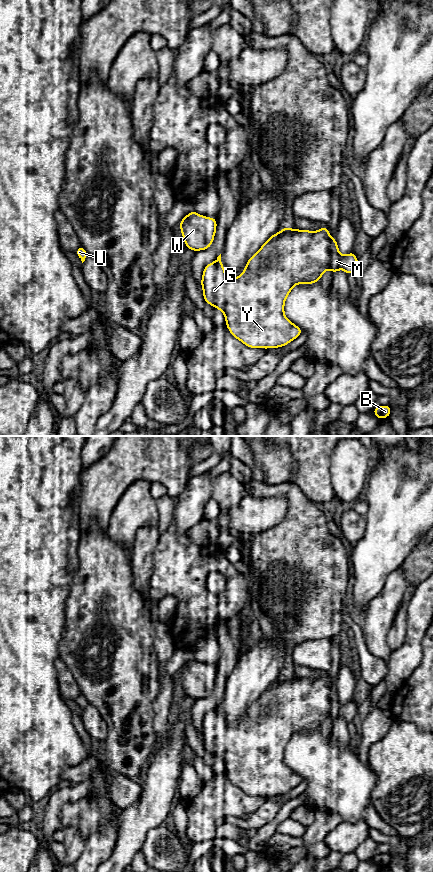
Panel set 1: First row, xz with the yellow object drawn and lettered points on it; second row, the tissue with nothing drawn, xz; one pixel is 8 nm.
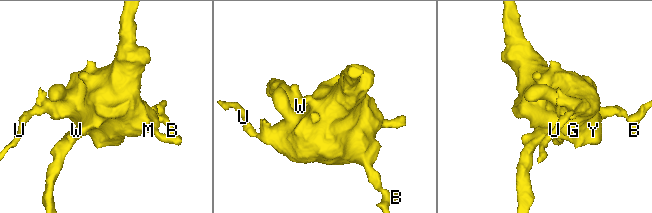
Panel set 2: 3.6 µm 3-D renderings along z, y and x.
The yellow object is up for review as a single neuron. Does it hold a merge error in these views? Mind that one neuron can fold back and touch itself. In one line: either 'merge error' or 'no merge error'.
no merge error

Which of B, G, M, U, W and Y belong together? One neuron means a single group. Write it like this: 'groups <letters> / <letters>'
groups B G M U W Y

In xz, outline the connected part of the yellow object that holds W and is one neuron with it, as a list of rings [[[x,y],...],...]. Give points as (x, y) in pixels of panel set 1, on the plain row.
[[[192,658],[179,672],[186,696],[196,700],[206,698],[212,693],[217,667],[203,665]]]

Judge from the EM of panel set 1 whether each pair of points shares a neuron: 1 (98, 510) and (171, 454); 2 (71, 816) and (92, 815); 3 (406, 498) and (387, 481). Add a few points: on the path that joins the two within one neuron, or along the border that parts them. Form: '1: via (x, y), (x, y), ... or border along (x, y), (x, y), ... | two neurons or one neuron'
1: via (110, 490), (146, 454), (151, 454) | one neuron
2: via (76, 814), (87, 814) | one neuron
3: via (406, 491), (397, 481), (394, 481) | one neuron

